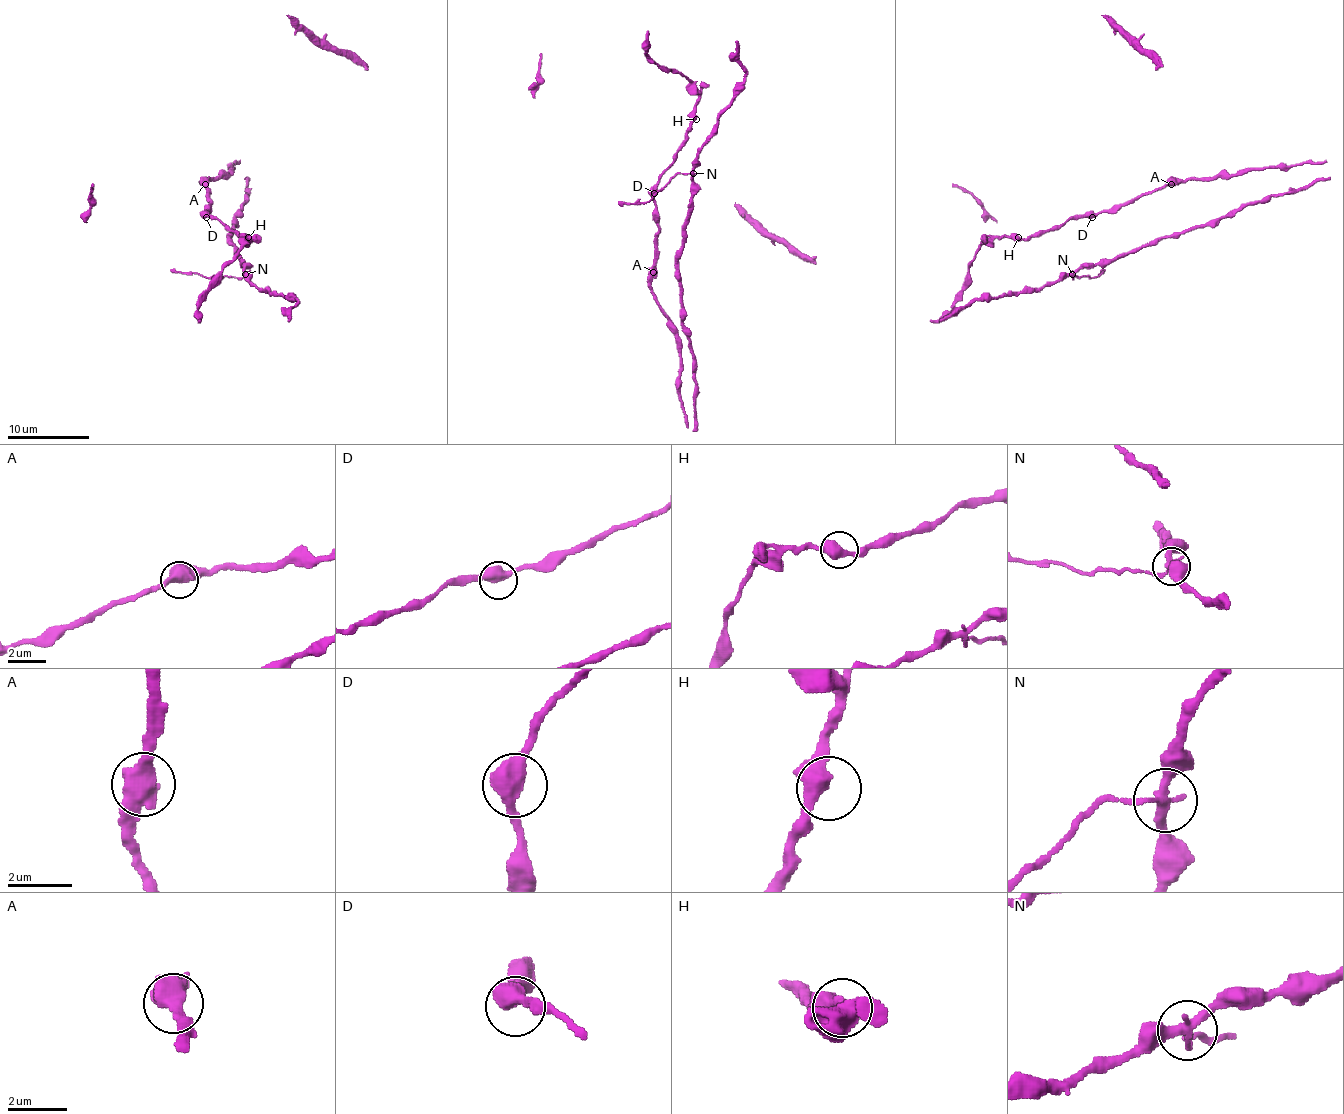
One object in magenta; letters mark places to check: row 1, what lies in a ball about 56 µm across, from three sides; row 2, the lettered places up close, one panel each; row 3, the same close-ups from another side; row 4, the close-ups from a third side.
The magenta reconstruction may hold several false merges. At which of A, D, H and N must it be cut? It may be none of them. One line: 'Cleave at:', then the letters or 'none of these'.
Cleave at: N

